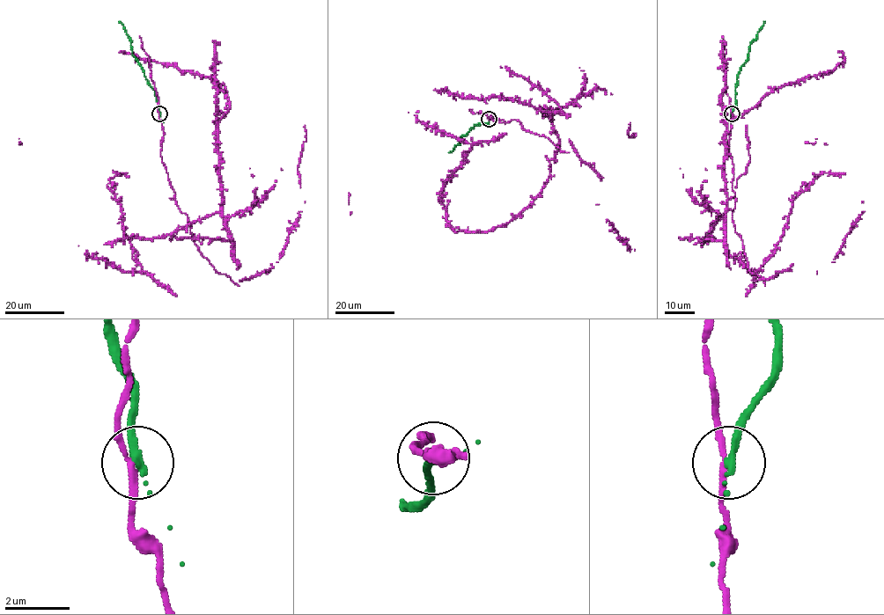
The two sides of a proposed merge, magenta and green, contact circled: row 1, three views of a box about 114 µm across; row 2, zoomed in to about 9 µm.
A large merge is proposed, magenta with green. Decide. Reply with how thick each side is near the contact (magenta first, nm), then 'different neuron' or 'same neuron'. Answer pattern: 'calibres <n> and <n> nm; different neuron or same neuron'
calibres 170 and 260 nm; different neuron

